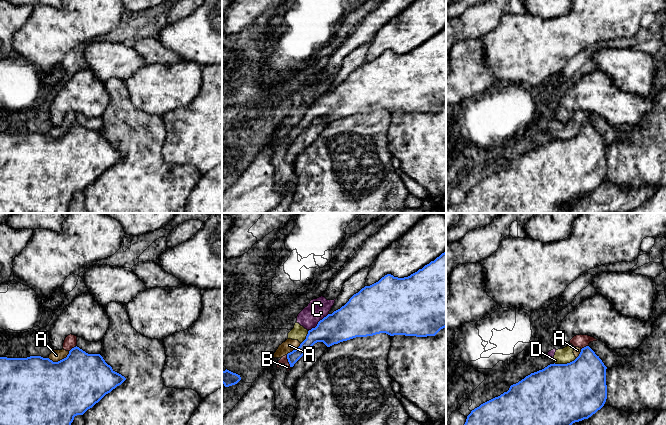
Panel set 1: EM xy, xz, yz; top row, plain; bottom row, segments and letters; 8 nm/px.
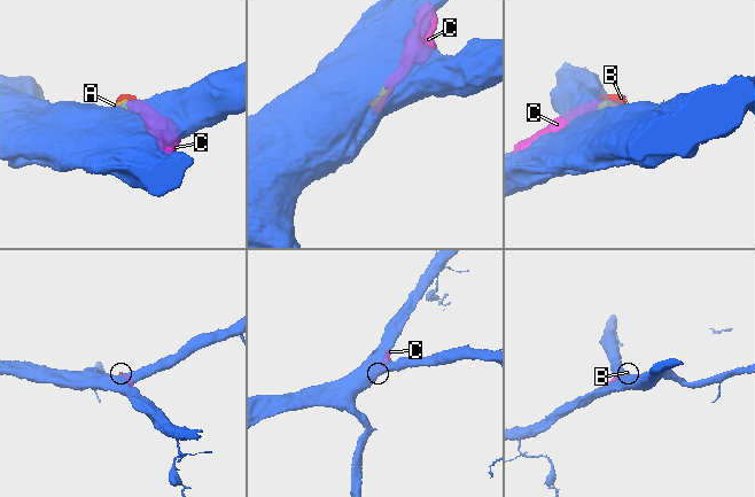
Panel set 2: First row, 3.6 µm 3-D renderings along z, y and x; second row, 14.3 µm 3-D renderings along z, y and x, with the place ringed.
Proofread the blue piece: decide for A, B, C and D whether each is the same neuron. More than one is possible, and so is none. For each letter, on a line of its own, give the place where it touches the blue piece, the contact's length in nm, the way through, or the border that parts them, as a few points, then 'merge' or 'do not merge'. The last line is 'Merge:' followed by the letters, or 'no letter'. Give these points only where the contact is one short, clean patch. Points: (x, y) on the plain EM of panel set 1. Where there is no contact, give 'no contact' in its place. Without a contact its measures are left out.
A: meets blue in xy at (60, 136); contact 190 nm long; border along xy (69, 127), (65, 133), (57, 137), (52, 137), (48, 134); do not merge
B: meets blue in xz at (288, 137); contact 110 nm long; border along xz (286, 131), (290, 143); do not merge
C: meets blue in xz at (318, 98); contact 220 nm long; do not merge
D: meets blue in yz at (565, 140); contact 190 nm long; border along yz (576, 134), (566, 139), (554, 139); do not merge
Merge: no letter

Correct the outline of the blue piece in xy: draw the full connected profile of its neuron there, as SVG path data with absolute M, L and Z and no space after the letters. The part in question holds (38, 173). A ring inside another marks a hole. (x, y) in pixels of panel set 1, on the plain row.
M77 122L58 138L41 132L0 133L0 213L67 213L75 192L83 191L125 156L100 130L88 130Z

